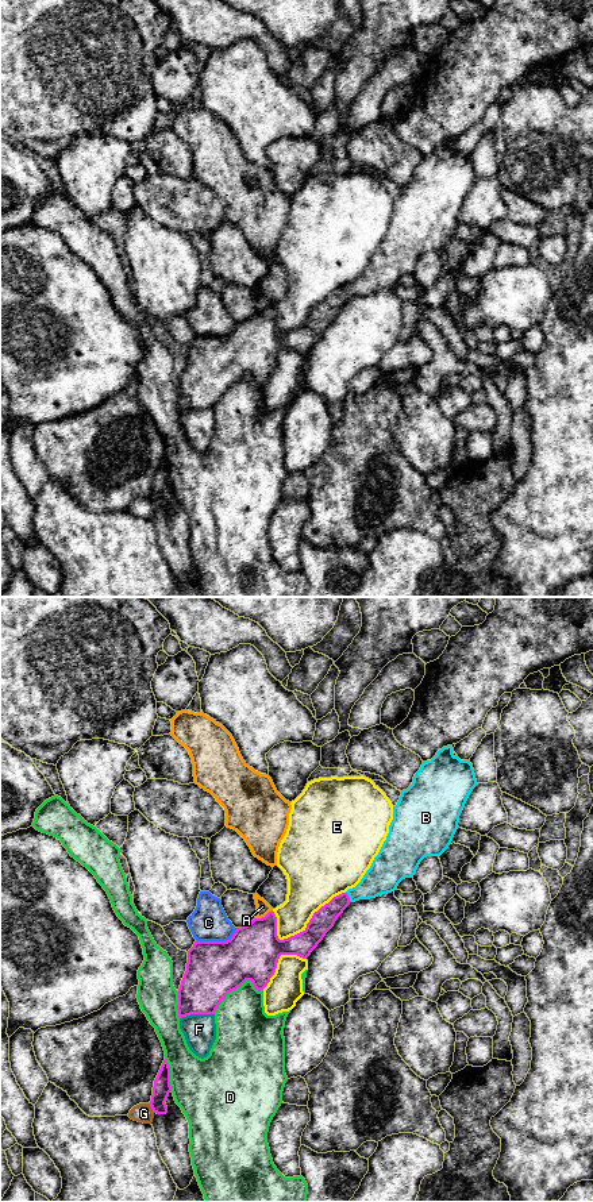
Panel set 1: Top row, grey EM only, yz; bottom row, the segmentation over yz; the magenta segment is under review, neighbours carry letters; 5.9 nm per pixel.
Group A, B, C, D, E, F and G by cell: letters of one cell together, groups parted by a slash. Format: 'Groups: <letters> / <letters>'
Groups: A / B / C / D / E / F / G

